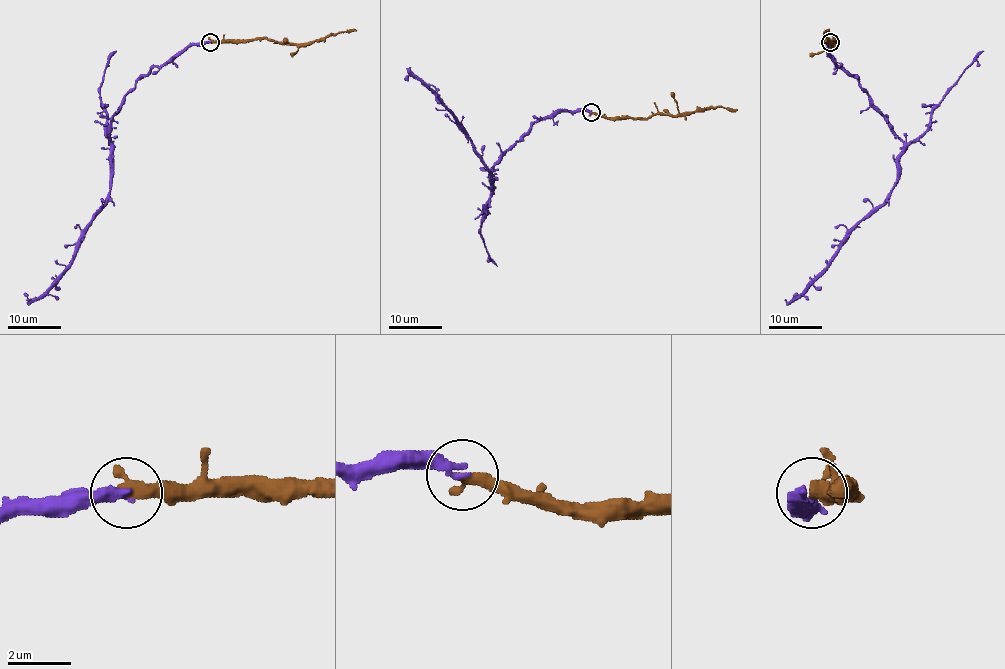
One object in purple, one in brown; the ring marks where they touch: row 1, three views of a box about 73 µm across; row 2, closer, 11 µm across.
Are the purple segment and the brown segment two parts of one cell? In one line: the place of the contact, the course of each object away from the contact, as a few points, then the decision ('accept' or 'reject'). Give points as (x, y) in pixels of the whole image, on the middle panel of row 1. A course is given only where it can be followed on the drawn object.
(591, 112) | purple via (590, 113), (551, 113), (534, 123), (492, 166), (492, 185), (490, 170), (452, 113), (419, 79), (404, 79) | brown via (590, 113), (606, 117), (651, 118), (656, 114), (690, 115), (719, 107), (737, 110) | accept

